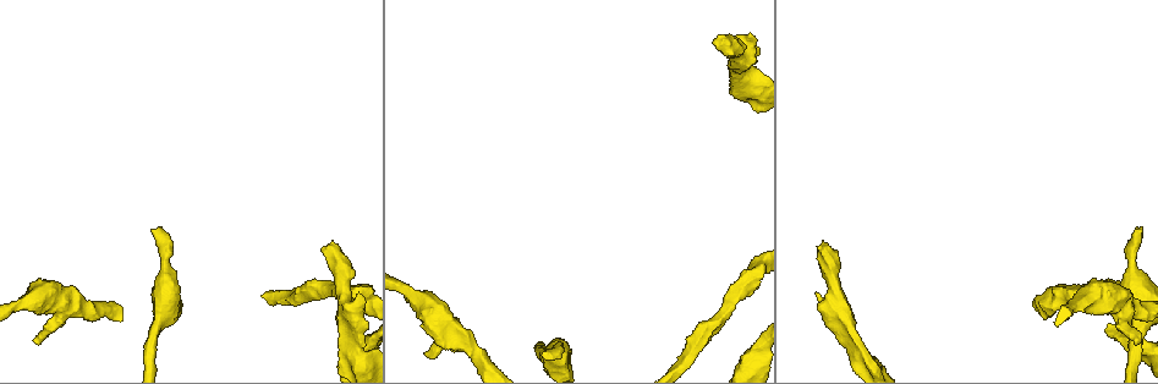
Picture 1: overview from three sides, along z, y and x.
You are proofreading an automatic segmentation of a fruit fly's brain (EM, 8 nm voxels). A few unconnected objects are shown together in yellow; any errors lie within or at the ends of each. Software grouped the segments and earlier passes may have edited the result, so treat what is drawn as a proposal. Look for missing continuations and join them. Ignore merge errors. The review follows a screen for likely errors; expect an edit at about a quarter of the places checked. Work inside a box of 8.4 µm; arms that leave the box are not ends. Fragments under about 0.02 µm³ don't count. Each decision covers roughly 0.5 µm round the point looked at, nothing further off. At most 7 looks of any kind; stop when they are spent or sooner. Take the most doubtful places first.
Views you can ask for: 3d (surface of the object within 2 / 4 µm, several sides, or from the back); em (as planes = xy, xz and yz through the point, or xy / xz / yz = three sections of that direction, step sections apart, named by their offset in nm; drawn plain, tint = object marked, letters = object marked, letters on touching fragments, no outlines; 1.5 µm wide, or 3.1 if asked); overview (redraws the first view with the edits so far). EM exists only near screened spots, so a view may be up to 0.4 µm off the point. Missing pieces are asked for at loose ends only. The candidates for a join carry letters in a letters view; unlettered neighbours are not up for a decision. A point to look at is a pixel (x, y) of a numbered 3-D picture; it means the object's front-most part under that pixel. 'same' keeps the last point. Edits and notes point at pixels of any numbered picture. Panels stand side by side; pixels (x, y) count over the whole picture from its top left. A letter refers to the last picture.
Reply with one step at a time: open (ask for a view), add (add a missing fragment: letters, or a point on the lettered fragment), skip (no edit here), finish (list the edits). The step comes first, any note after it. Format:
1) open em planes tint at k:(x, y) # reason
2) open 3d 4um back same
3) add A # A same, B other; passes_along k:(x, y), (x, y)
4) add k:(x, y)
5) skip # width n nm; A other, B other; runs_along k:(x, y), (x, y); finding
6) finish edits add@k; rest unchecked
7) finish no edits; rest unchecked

open em planes letters at 1:(151, 231) # branch stops here

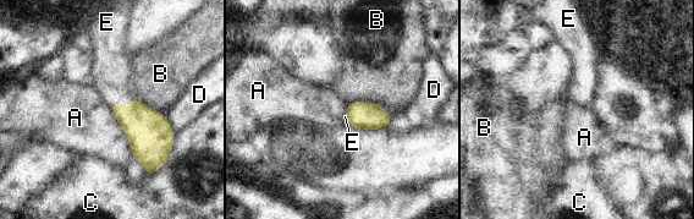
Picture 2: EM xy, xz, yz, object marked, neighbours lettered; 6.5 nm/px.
add 2:(111, 72) # A other, B other, C other, D other, E same; passes_along 2:(148, 131), (121, 104), (111, 72); it goes on there

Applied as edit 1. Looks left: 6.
open overview

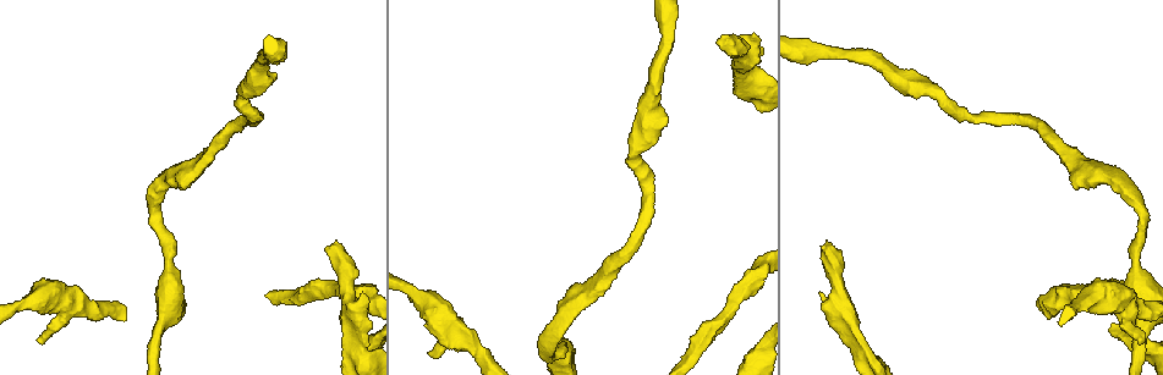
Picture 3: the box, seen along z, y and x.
open 3d 4um at 3:(331, 247) # stops while still wide

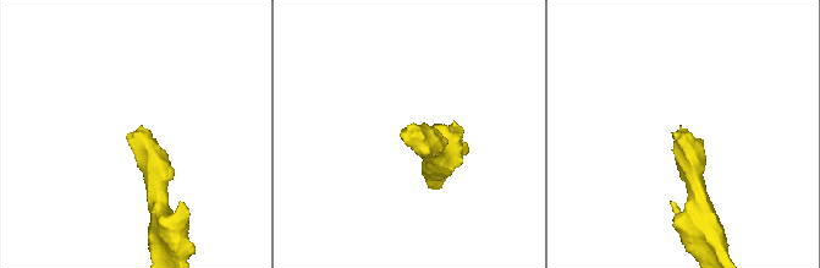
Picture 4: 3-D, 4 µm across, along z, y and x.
open em planes letters at 4:(673, 133)

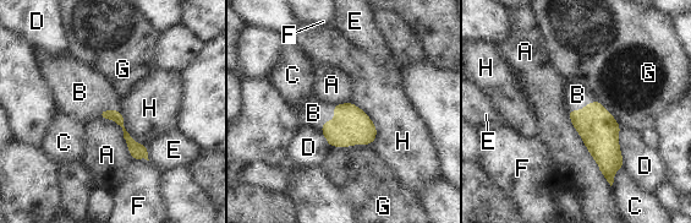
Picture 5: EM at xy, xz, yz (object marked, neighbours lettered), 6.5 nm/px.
add 5:(313, 113) # longest_contact A 600 nm; A other, B same, C other, D other, E other, F other, G other, H other; passes_along 5:(351, 125), (333, 120), (313, 113); the cell continues

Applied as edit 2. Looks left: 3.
finish edits add@2, add@5; rest unchecked

